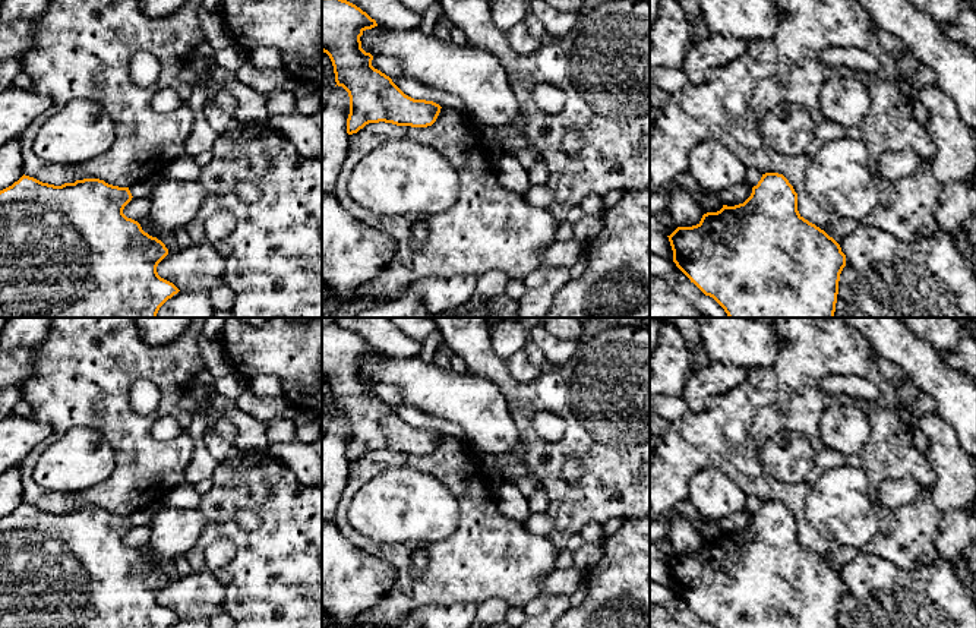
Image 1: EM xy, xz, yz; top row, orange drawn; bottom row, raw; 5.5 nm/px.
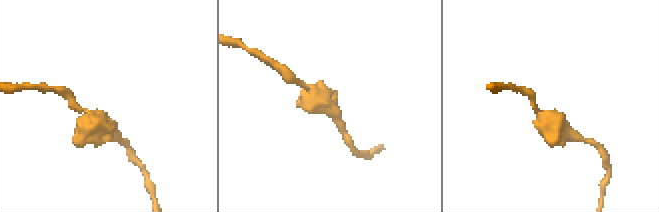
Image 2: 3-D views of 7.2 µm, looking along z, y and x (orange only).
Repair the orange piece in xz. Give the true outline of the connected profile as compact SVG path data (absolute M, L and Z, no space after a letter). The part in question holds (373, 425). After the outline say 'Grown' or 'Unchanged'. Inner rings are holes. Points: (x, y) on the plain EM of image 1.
M337 324L322 325L322 379L332 389L335 410L350 425L347 461L357 461L369 451L432 454L440 433L405 423L389 404L372 394L373 384L361 376L360 365L378 354L356 332Z. Unchanged

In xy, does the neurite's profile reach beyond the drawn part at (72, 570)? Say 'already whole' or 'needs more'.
already whole

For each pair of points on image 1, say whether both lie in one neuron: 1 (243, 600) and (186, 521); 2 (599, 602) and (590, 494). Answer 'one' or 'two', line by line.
1: two
2: two

